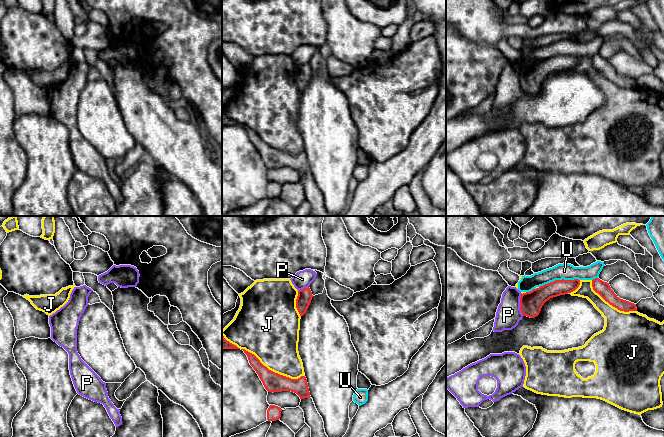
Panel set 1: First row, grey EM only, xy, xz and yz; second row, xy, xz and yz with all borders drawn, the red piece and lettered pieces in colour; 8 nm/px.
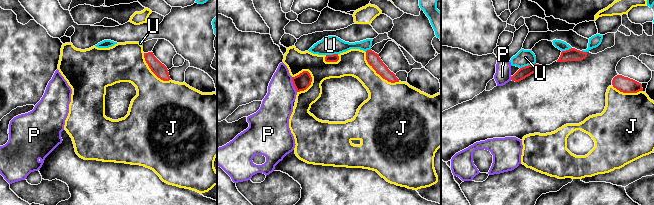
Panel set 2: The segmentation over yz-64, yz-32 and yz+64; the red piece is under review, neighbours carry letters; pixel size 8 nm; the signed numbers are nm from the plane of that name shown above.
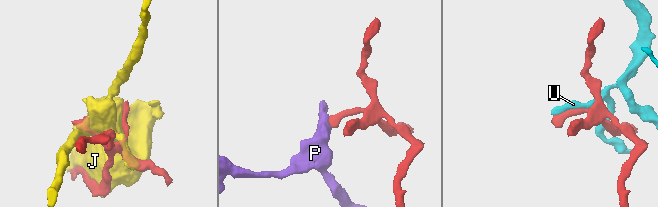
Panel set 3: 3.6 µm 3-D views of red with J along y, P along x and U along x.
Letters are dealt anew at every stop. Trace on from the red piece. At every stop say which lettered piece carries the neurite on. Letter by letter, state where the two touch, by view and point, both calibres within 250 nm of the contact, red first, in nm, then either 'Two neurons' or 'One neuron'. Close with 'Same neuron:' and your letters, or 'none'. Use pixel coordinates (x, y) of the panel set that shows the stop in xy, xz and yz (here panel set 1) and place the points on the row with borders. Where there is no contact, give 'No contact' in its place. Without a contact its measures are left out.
J: Touches red at xz (261, 363). Thickness 160 nm (red) against 440 nm. Two neurons
P: Touches red at yz (520, 304). Thickness 180 nm (red) against 200 nm. Two neurons
U: Touches red at yz (559, 280). Thickness 160 nm (red) against 130 nm. Two neurons
Same neuron: none

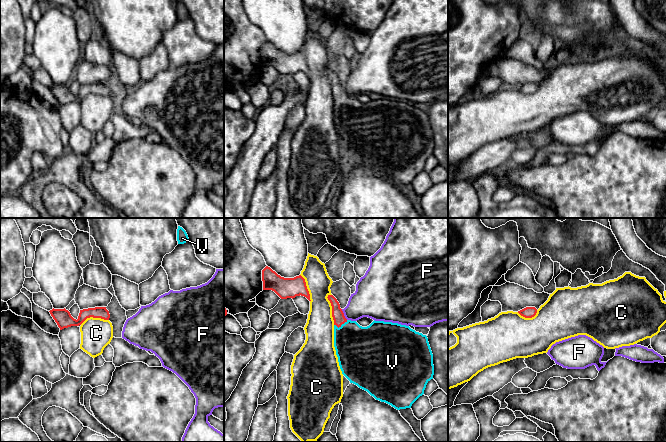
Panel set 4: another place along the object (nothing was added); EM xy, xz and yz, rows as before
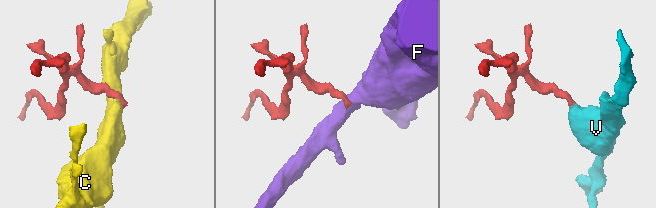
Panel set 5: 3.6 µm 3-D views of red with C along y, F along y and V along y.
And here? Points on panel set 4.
C: Touches red at xz (332, 309). Thickness 100 nm (red) against 240 nm. Two neurons
F: Touches red at xz (343, 314). Thickness 100 nm (red) against 280 nm. Two neurons
V: Touches red at xz (340, 325). Thickness 100 nm (red) against 380 nm. One neuron
Same neuron: V

